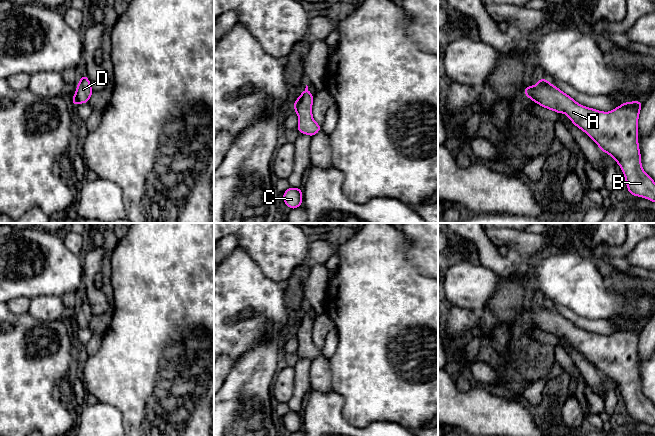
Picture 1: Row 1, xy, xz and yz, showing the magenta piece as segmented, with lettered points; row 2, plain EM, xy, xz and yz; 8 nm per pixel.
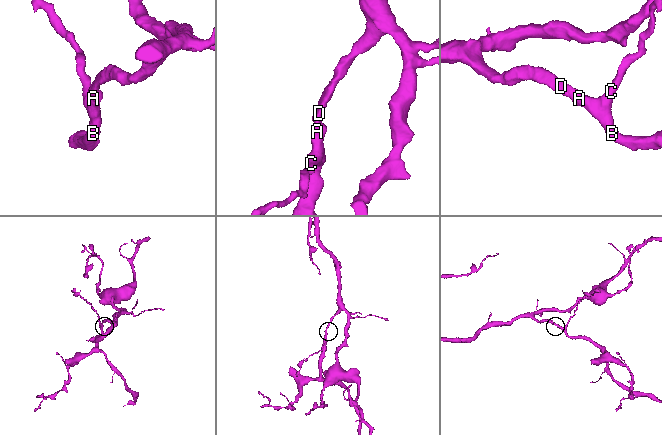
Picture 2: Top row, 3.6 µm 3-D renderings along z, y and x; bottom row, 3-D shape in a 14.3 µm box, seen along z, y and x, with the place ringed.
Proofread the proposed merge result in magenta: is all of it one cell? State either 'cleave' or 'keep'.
keep

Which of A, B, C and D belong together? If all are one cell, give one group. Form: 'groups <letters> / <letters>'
groups A B C D

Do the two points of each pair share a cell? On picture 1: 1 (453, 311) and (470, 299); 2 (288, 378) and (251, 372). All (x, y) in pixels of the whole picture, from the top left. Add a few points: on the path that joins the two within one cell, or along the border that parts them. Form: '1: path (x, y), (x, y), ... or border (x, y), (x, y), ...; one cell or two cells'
1: border (449, 304), (469, 308), (479, 317); two cells
2: border (275, 376), (272, 382), (271, 396); two cells

